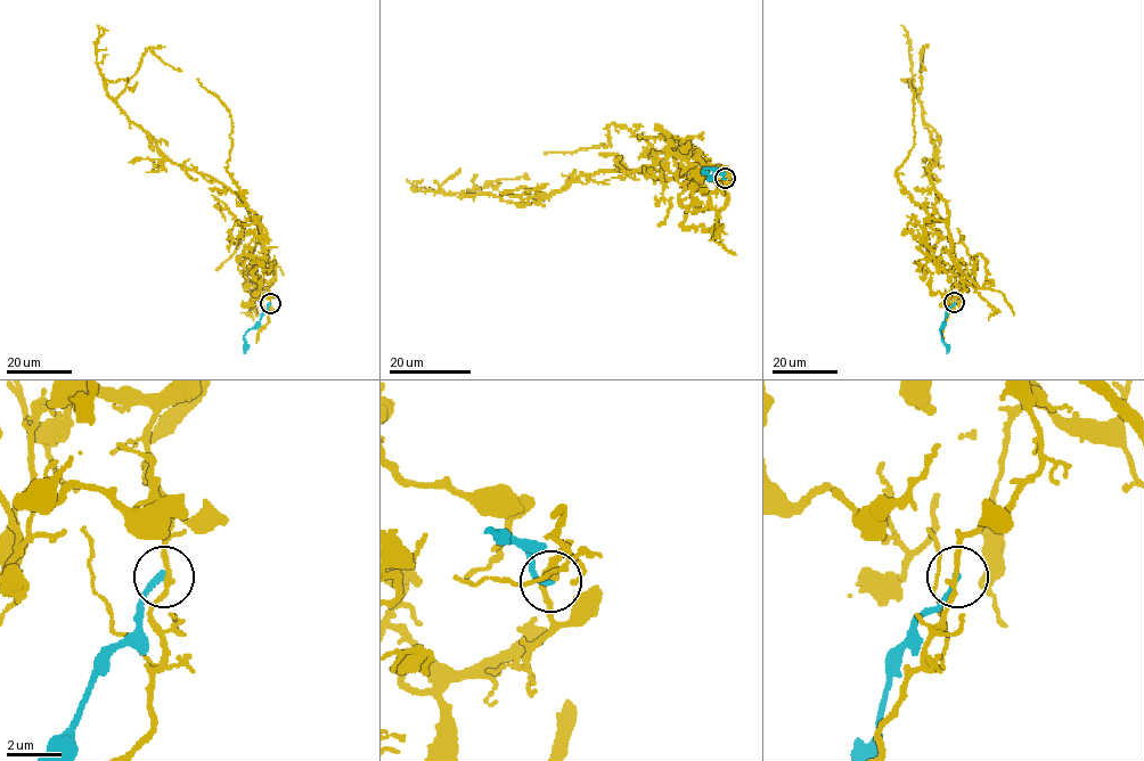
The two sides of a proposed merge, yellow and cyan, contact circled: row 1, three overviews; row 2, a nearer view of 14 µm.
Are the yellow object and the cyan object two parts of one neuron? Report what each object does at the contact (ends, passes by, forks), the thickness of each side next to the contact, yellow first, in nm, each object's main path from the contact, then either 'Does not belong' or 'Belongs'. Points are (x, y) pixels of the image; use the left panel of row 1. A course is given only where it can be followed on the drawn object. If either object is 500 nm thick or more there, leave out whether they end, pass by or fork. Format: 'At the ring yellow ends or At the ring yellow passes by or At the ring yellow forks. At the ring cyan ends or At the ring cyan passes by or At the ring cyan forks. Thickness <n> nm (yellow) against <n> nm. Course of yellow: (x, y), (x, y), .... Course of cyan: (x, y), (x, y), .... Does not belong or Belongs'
At the ring yellow passes by. At the ring cyan ends. Thickness 190 nm (yellow) against 240 nm. Course of yellow: (270, 303), (268, 285), (274, 271), (248, 207), (210, 178), (174, 163), (115, 100), (146, 49), (178, 72). Course of cyan: (270, 303), (261, 319), (244, 335), (244, 352). Does not belong

